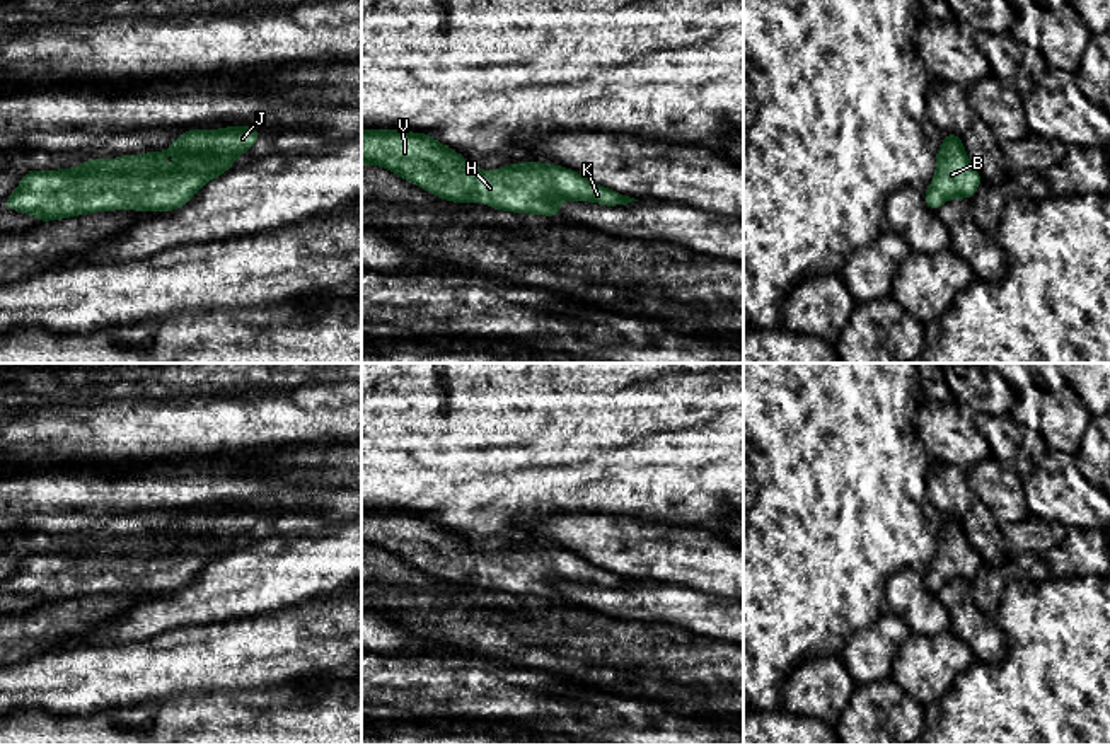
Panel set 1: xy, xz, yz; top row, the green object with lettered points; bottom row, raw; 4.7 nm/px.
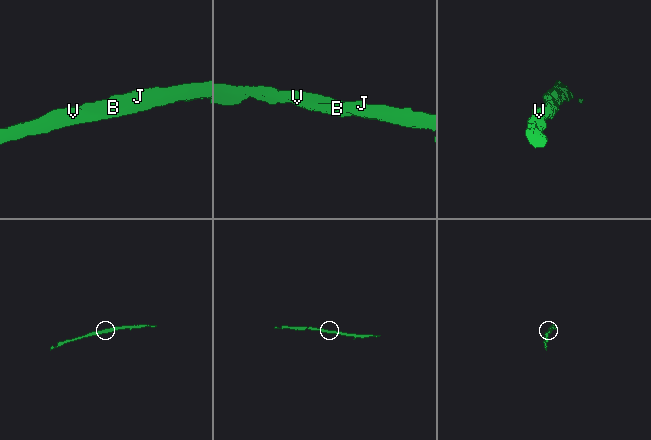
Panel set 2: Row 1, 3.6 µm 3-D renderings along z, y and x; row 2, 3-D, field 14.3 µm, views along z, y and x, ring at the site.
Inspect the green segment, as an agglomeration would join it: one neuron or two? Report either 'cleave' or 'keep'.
keep

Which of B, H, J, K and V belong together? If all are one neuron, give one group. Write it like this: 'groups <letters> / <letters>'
groups B H J K V

